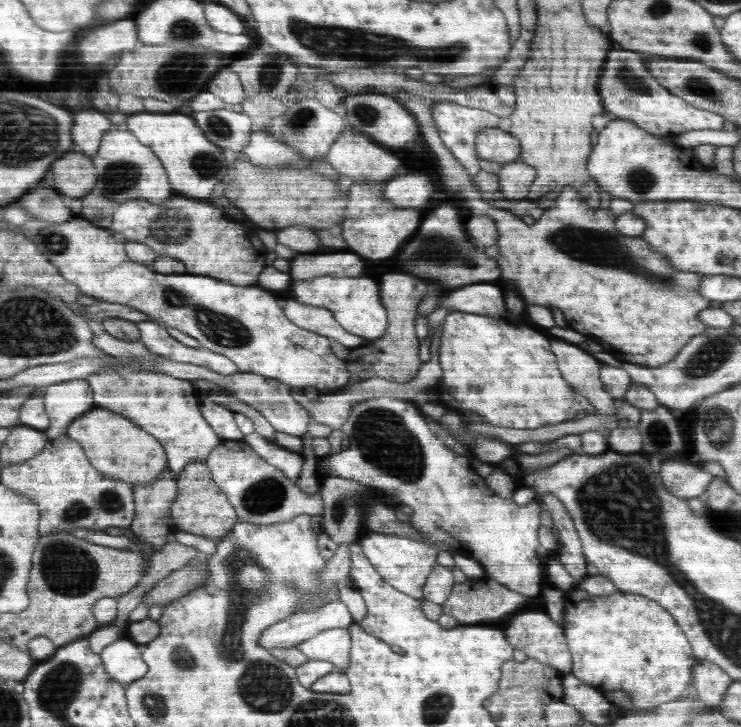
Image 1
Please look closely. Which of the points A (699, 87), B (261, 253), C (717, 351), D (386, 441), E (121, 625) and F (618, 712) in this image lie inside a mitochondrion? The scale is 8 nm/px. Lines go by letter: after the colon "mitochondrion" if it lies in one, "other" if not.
A: mitochondrion
B: other
C: mitochondrion
D: mitochondrion
E: other
F: other

